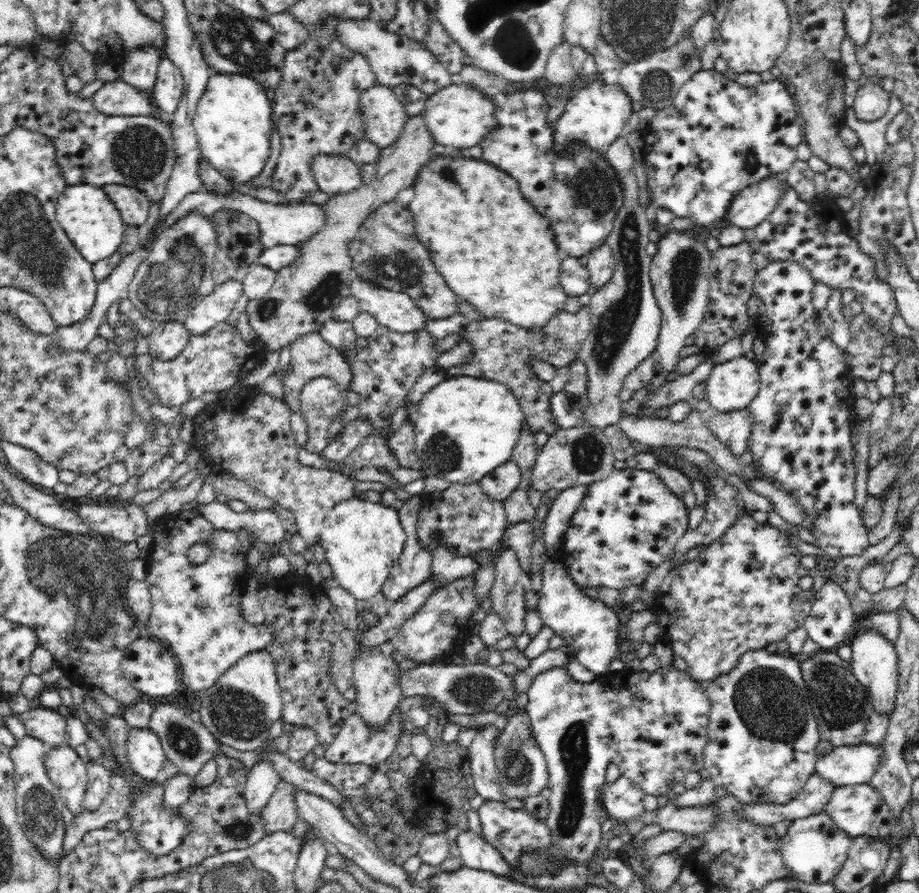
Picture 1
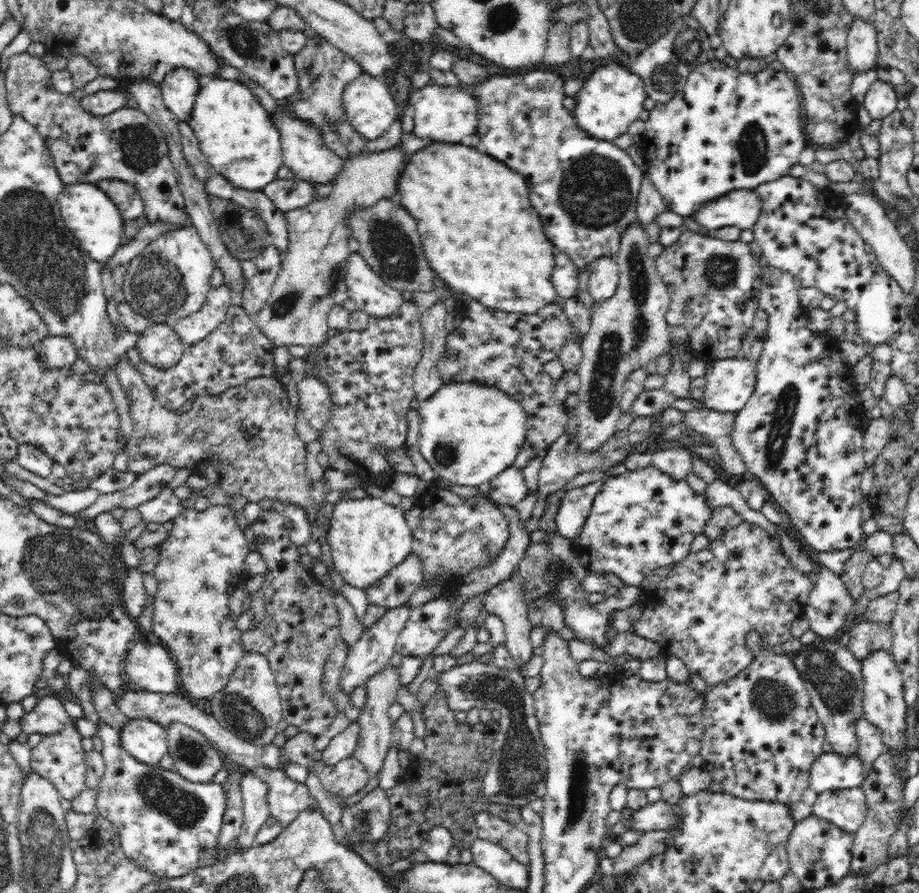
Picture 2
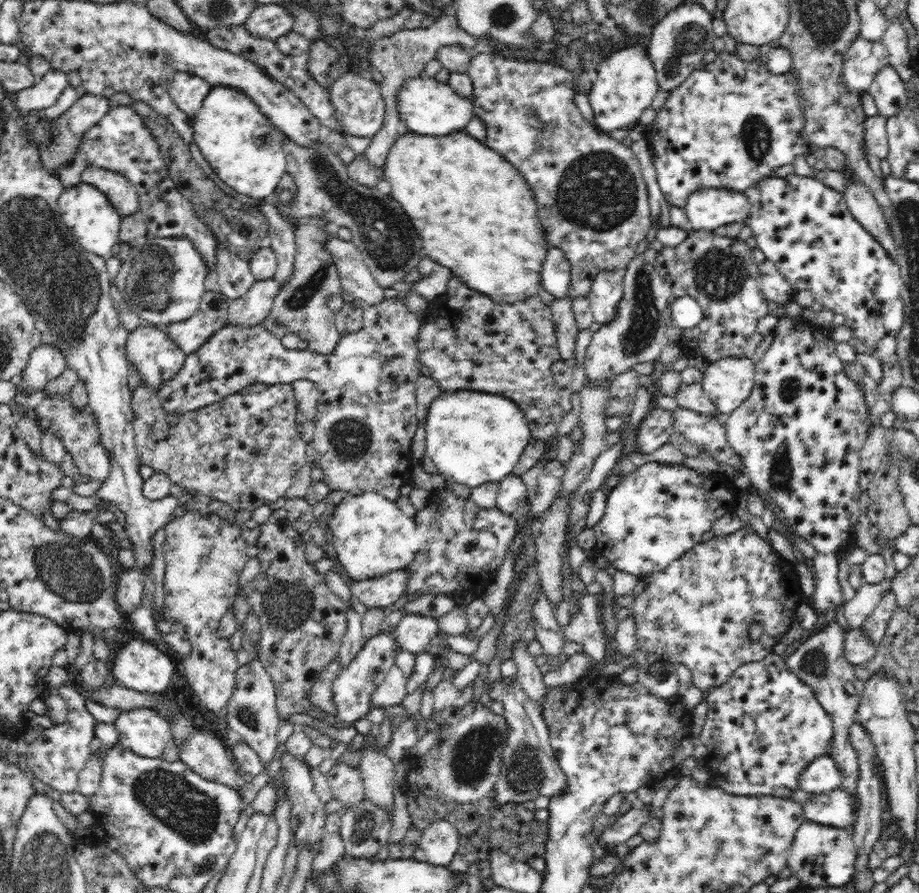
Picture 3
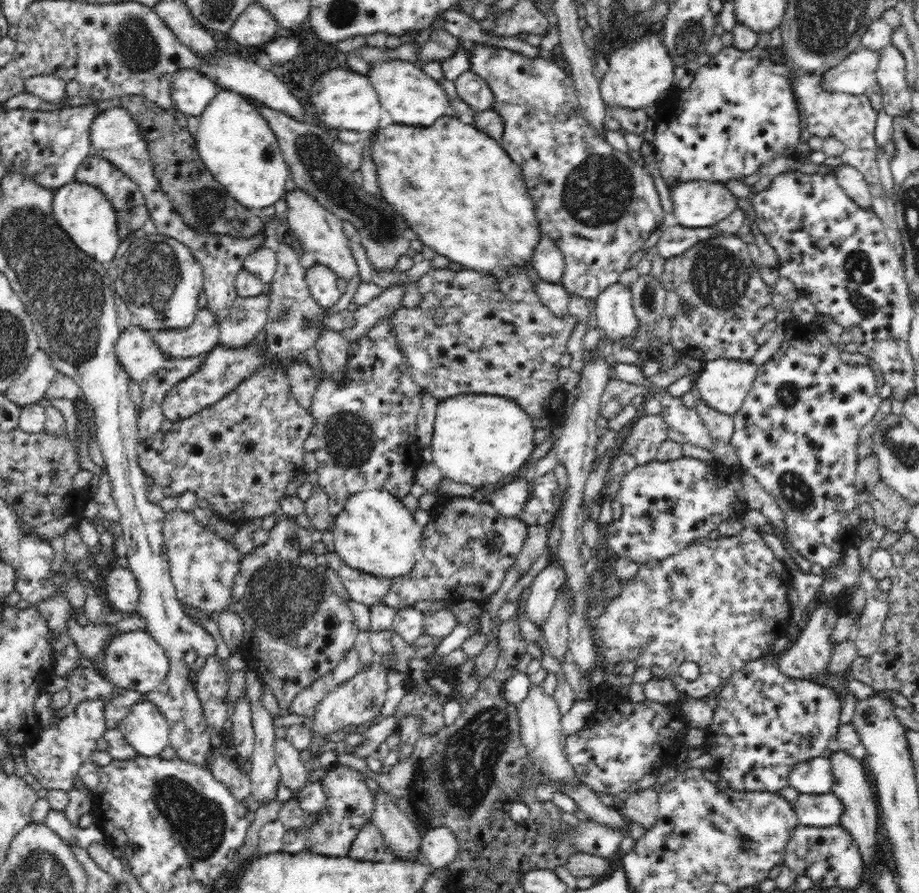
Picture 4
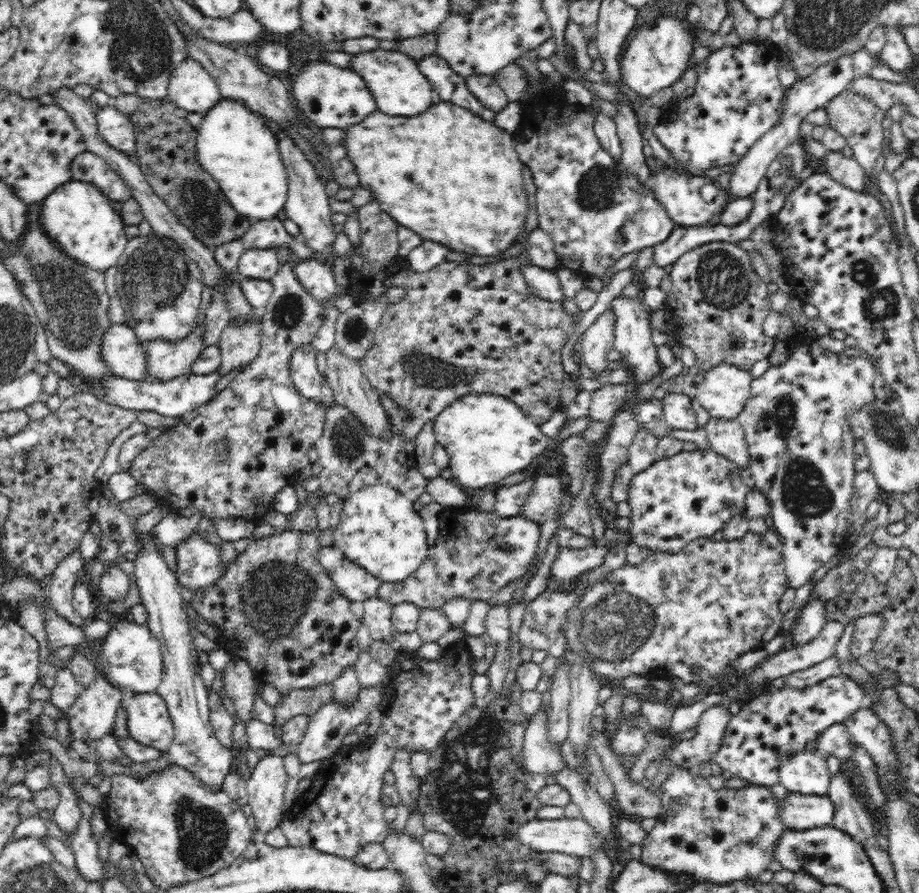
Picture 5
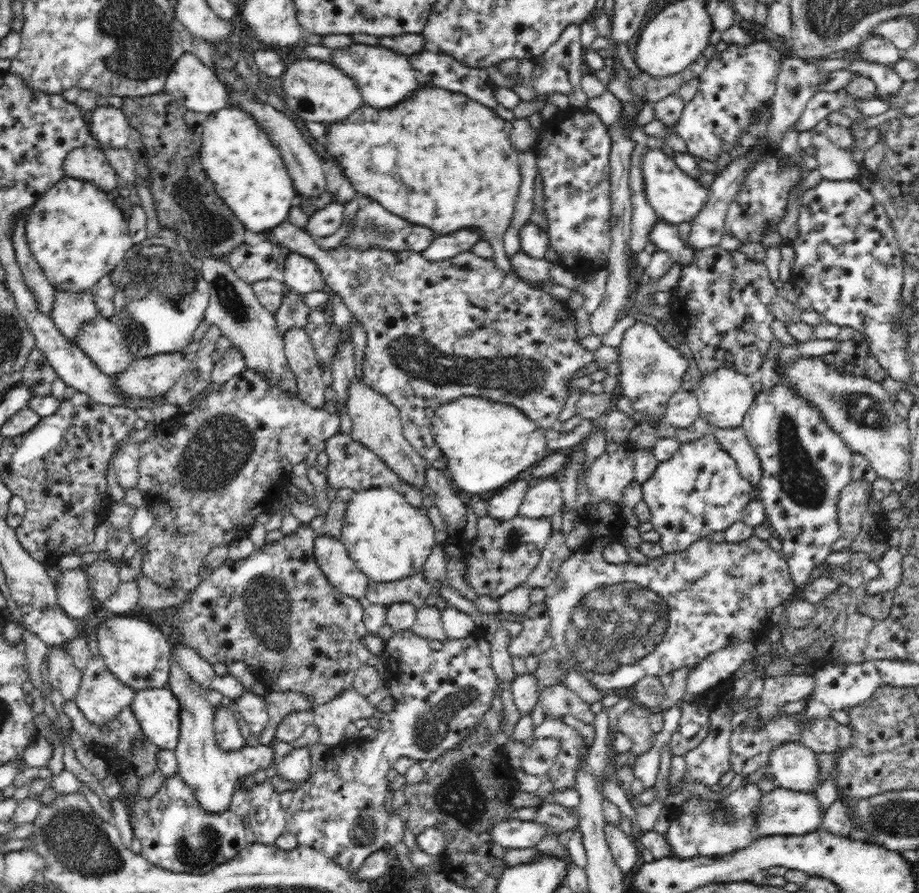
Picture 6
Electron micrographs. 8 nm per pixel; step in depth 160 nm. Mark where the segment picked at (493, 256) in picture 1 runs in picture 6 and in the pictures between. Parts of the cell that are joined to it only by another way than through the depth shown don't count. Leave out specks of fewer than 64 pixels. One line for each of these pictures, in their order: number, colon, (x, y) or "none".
2: (480, 234)
3: (475, 214)
4: (464, 197)
5: (453, 178)
6: (439, 159)

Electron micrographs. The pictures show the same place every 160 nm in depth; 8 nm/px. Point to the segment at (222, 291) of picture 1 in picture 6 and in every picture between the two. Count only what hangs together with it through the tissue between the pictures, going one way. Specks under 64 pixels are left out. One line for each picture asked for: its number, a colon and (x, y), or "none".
2: (192, 328)
3: (189, 335)
4: (202, 335)
5: (167, 359)
6: (148, 377)

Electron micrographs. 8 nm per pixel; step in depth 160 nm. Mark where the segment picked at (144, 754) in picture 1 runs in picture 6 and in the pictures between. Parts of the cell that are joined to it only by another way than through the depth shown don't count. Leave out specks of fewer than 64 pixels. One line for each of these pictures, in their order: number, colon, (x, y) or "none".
2: (146, 741)
3: (142, 731)
4: (145, 728)
5: (148, 722)
6: (157, 711)

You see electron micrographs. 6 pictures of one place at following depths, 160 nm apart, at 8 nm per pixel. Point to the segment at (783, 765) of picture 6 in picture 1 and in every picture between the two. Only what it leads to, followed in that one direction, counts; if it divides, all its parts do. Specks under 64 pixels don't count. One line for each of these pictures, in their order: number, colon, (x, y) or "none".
1: (853, 764)
2: (830, 772)
3: (822, 775)
4: (815, 777)
5: (806, 773)

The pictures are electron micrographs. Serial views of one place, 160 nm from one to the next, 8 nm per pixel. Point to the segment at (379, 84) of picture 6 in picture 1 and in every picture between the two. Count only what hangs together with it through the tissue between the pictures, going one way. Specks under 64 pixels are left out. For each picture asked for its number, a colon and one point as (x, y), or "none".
1: (461, 116)
2: (442, 113)
3: (428, 107)
4: (412, 98)
5: (398, 86)

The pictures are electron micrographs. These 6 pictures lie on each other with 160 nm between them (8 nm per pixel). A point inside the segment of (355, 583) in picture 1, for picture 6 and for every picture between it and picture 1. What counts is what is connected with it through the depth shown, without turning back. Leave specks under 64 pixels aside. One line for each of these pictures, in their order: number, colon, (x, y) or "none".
2: (368, 538)
3: (372, 537)
4: (375, 533)
5: (379, 530)
6: (389, 537)

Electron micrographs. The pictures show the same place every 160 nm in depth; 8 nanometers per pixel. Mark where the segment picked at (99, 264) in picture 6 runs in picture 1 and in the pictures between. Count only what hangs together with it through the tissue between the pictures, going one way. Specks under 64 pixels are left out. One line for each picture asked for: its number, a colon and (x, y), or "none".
1: (92, 222)
2: (88, 213)
3: (86, 211)
4: (84, 213)
5: (80, 218)

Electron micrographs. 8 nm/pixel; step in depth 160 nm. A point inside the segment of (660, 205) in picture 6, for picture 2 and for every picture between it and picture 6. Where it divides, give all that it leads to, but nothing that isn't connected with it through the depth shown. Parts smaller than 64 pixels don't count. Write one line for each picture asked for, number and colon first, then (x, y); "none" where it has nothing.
2: (741, 208)
3: (707, 210)
4: (699, 204)
5: (681, 195)

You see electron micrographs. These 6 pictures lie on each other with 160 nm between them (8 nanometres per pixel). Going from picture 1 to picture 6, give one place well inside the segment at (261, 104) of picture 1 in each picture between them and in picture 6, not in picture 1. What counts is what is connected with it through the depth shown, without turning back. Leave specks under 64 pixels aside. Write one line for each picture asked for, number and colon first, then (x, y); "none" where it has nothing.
2: (237, 137)
3: (244, 149)
4: (236, 144)
5: (234, 145)
6: (249, 174)

